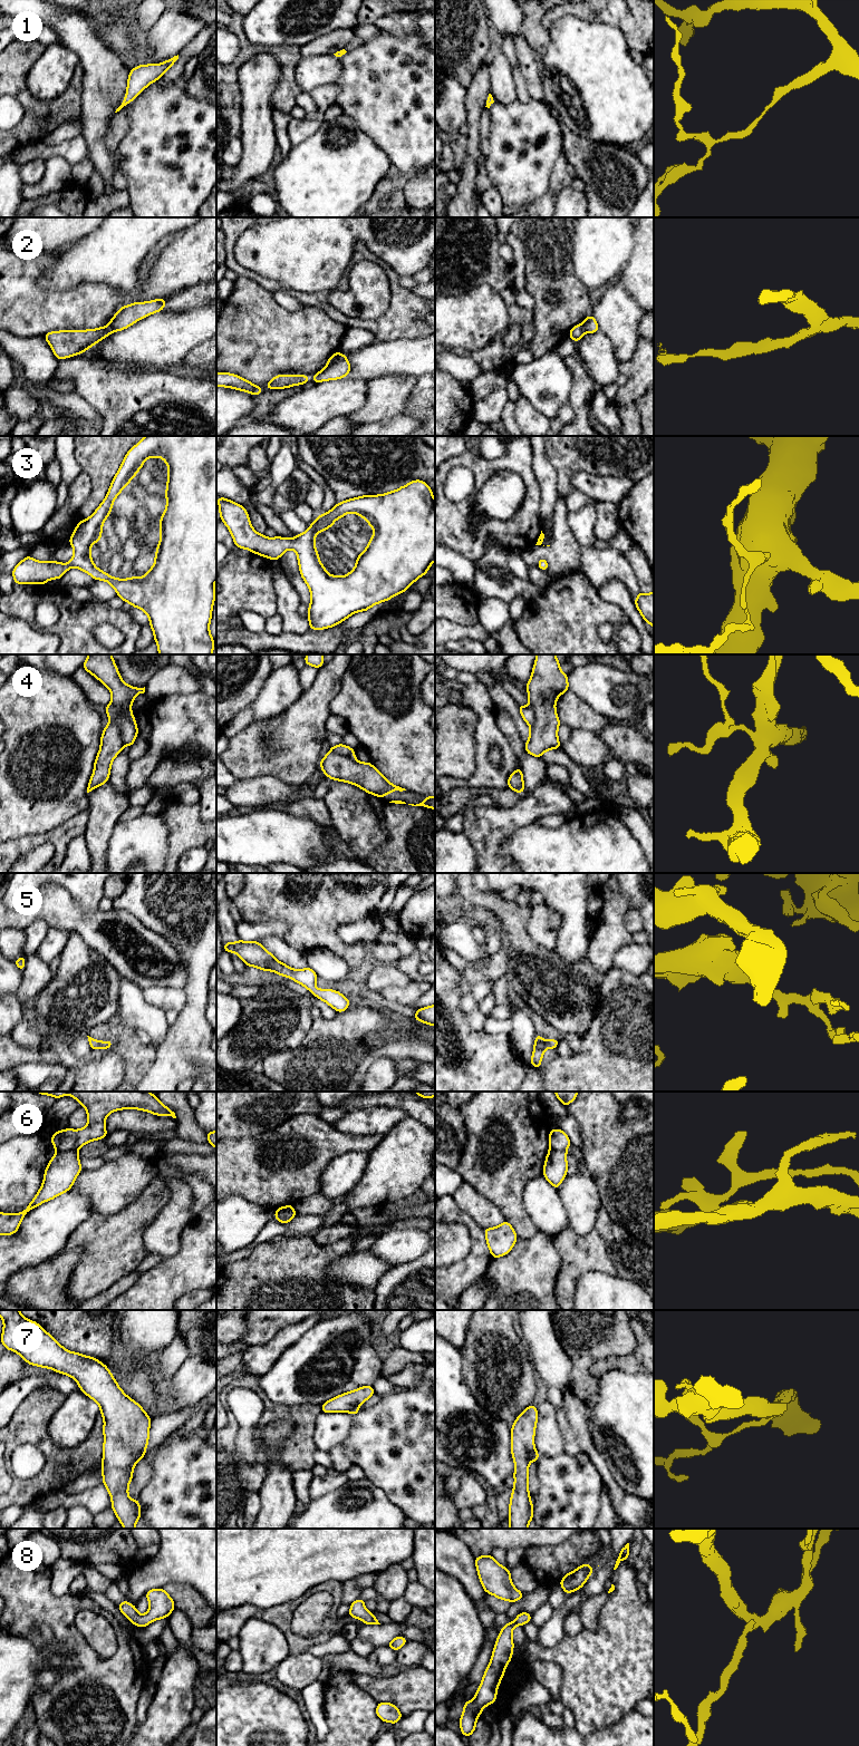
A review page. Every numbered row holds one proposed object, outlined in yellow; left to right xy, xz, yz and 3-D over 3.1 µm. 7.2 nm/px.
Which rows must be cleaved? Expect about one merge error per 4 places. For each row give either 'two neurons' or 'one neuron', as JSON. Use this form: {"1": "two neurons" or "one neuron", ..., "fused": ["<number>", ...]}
{"1": "one neuron", "2": "one neuron", "3": "one neuron", "4": "two neurons", "5": "one neuron", "6": "two neurons", "7": "two neurons", "8": "one neuron", "fused": ["4", "6", "7"]}

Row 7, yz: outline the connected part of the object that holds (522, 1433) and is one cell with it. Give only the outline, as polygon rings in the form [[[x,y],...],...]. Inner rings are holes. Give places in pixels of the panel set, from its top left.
[[[531,1404],[515,1419],[511,1428],[511,1454],[514,1459],[514,1486],[509,1506],[509,1529],[528,1529],[533,1520],[533,1505],[529,1493],[529,1463],[535,1453],[534,1433],[537,1407]]]

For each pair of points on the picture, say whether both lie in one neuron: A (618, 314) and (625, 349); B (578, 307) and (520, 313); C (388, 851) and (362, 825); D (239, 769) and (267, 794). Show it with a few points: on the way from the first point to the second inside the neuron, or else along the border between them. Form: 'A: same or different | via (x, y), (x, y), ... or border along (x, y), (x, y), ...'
A: same | via (620, 323), (625, 340)
B: different | border along (533, 310), (533, 336), (531, 338)
C: different | border along (386, 818), (387, 838), (376, 850), (369, 861)
D: different | border along (274, 777), (254, 776), (237, 779)

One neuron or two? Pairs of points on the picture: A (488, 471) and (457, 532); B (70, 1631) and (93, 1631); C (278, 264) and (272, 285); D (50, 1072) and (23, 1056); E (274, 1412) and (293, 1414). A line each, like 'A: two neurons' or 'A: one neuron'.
A: one neuron
B: two neurons
C: two neurons
D: two neurons
E: one neuron

